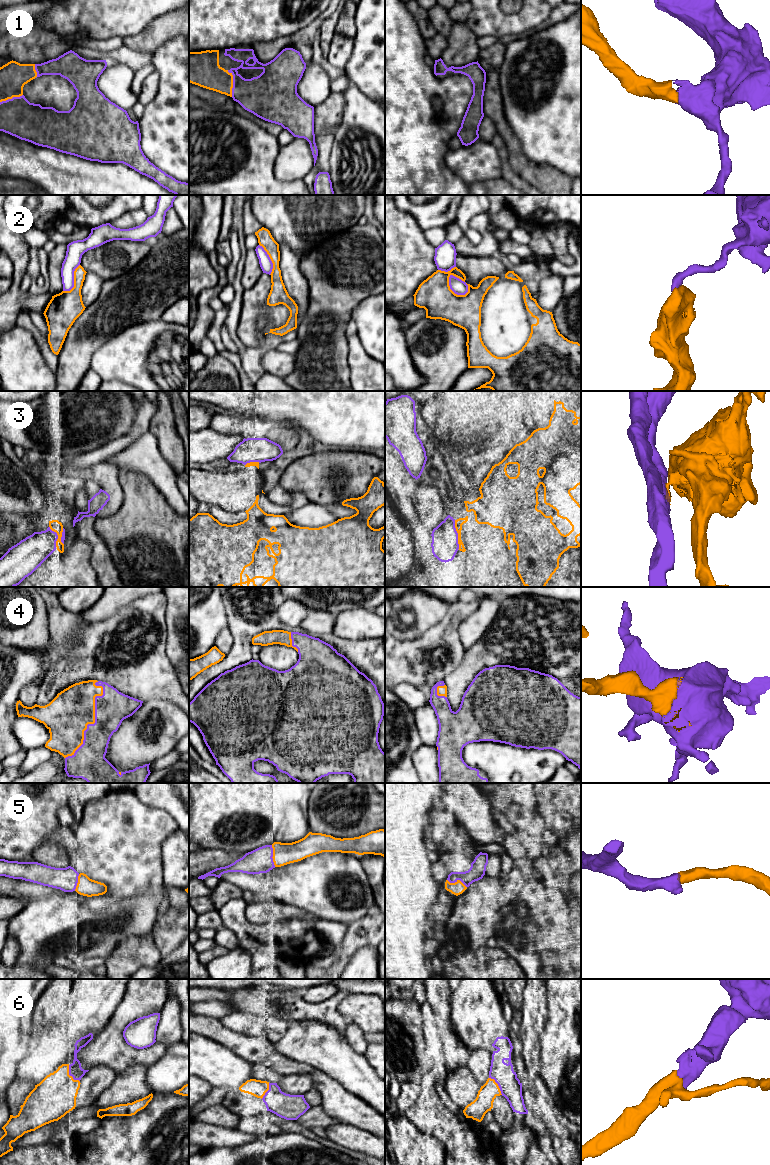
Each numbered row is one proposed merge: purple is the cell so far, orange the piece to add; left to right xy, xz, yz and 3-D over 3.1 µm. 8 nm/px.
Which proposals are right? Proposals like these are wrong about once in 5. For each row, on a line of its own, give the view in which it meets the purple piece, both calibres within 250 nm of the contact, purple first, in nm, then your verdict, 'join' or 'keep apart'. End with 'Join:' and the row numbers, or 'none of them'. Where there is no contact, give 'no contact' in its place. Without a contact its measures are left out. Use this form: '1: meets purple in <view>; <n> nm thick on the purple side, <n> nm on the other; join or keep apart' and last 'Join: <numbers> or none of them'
1: meets purple in xz; 320 nm thick on the purple side, 260 nm on the other; join
2: meets purple in yz; 120 nm thick on the purple side, 280 nm on the other; keep apart
3: meets purple in yz; 220 nm thick on the purple side, 70 nm on the other; keep apart
4: meets purple in xy; 260 nm thick on the purple side, 360 nm on the other; join
5: meets purple in xz; 200 nm thick on the purple side, 180 nm on the other; join
6: meets purple in xy; 110 nm thick on the purple side, 340 nm on the other; join
Join: 1, 4, 5, 6

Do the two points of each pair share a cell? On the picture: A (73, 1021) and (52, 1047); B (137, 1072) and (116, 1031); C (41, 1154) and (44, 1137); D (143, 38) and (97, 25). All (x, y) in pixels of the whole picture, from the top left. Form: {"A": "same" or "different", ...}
{"A": "same", "B": "different", "C": "different", "D": "different"}

